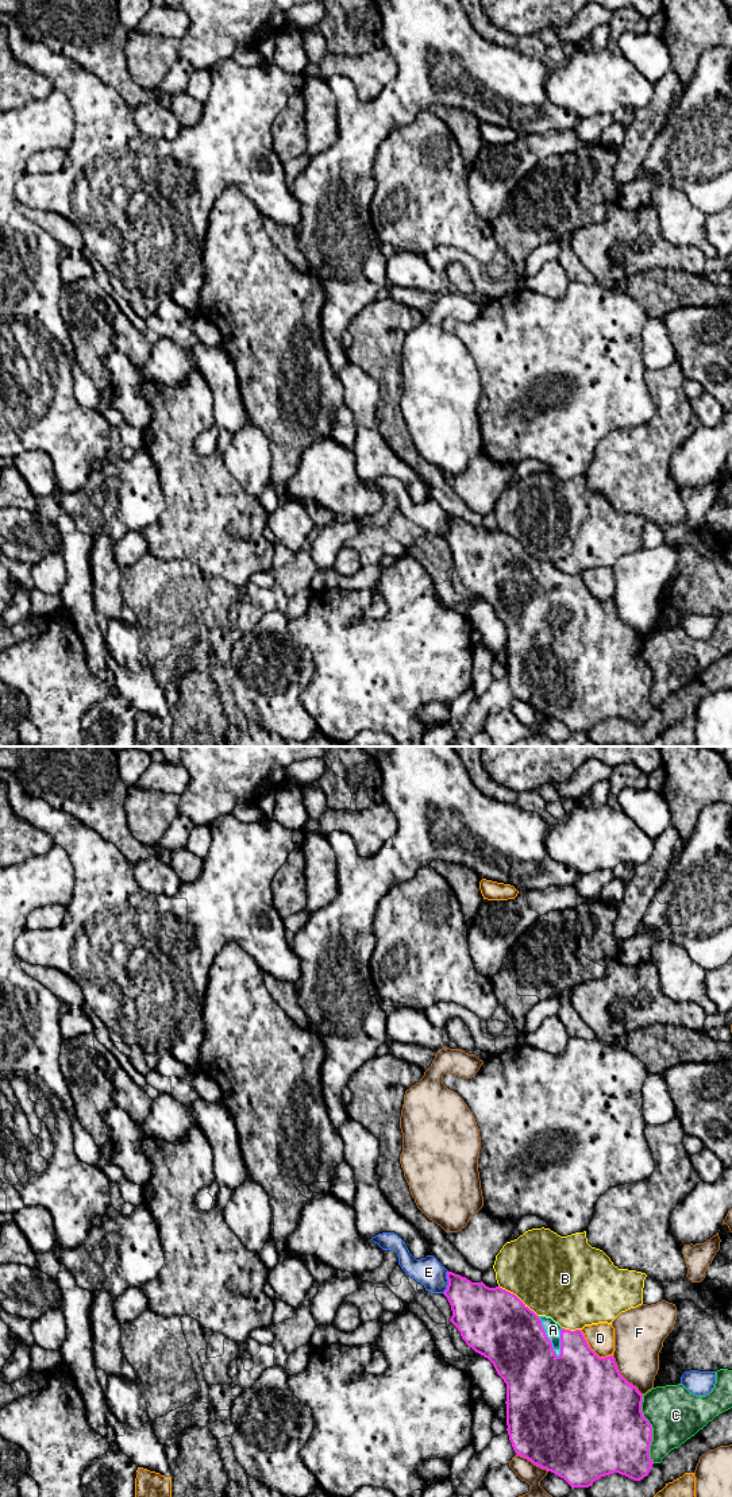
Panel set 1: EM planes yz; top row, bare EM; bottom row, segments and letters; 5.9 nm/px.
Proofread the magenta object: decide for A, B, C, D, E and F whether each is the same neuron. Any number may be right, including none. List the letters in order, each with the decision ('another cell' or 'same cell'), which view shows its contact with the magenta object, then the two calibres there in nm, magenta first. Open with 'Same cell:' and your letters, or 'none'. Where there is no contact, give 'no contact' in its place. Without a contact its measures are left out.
Same cell: A
A: same cell; contact in yz; calibres 380 and 100 nm
B: another cell; contact in yz; calibres 400 and 480 nm
C: another cell; contact in yz; calibres 460 and 320 nm
D: another cell; contact in yz; calibres 460 and 160 nm
E: another cell; contact in yz; calibres 320 and 170 nm
F: another cell; contact in yz; calibres 500 and 300 nm

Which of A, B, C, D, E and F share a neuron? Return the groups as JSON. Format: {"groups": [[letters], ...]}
{"groups": [["A"], ["B"], ["C"], ["D"], ["E"], ["F"]]}

